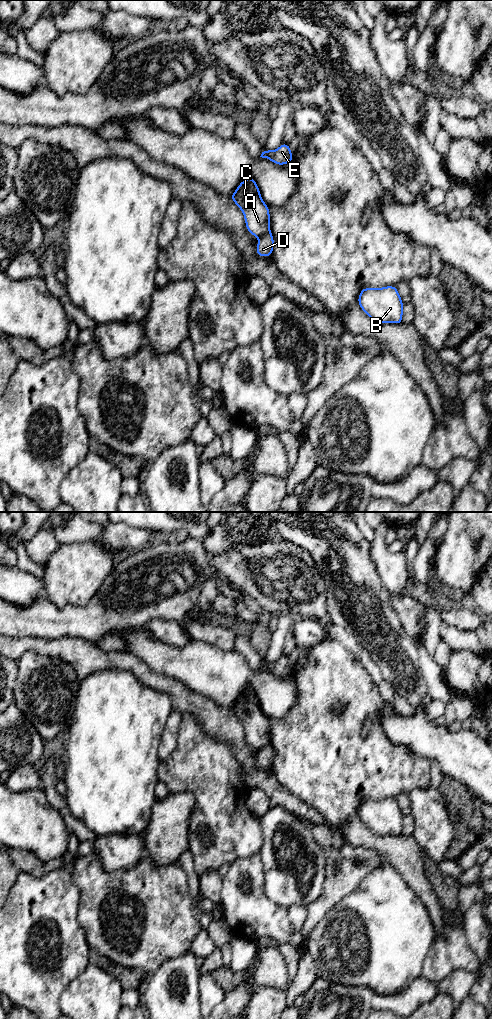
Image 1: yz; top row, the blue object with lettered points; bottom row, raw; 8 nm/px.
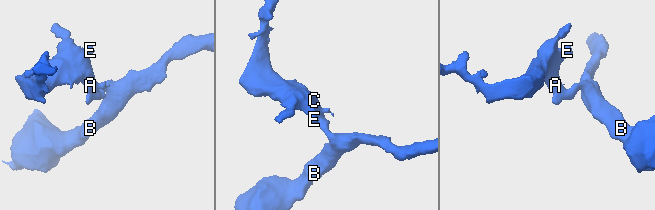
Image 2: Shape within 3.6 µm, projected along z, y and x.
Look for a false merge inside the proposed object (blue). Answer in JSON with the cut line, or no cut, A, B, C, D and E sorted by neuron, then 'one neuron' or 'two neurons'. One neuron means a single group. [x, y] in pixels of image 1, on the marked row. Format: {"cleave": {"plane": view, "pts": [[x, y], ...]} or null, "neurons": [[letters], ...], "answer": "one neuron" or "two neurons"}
{"cleave": {"plane": "yz", "pts": [[269, 229], [259, 238]]}, "neurons": [["A", "C", "E"], ["B", "D"]], "answer": "two neurons"}

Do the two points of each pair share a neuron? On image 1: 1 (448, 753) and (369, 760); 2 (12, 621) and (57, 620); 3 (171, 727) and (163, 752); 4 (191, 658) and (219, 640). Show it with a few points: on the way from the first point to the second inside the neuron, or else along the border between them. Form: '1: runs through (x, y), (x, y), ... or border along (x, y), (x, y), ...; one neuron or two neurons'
1: border along (400, 744), (406, 745), (430, 762); two neurons
2: runs through (23, 621), (46, 620); one neuron
3: runs through (170, 733), (167, 746); one neuron
4: border along (191, 639), (232, 651); two neurons

